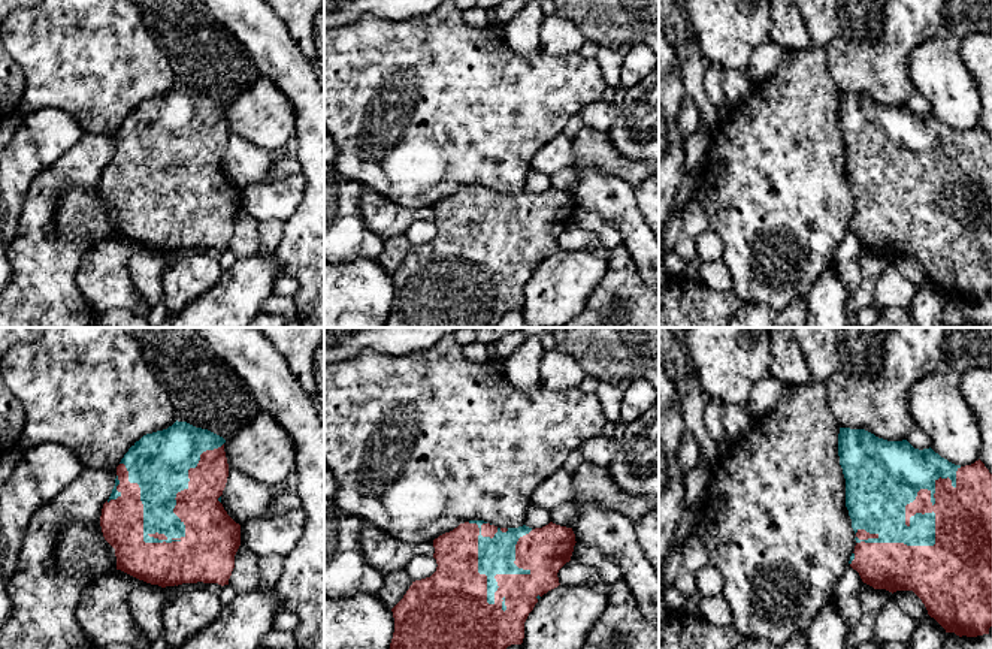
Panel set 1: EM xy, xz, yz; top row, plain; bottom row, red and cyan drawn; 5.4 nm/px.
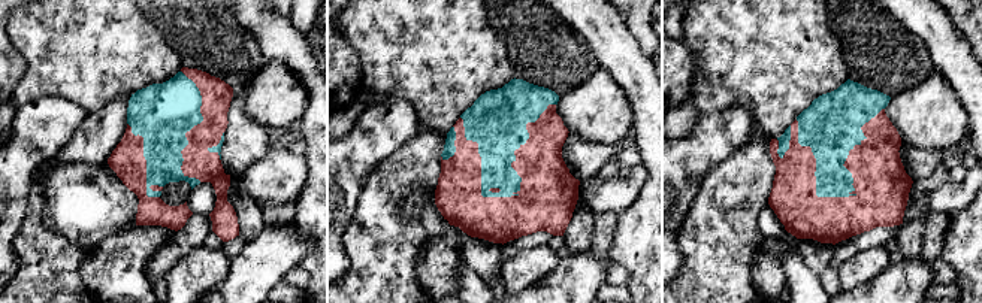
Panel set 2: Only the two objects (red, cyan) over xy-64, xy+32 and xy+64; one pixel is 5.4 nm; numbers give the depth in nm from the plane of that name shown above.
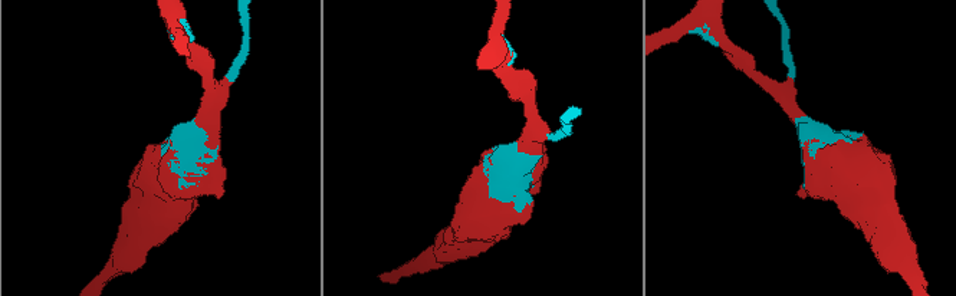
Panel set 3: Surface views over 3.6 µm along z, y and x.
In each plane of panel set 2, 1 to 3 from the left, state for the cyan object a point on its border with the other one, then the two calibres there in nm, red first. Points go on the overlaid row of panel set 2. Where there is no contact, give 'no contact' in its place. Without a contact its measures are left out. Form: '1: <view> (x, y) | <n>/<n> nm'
1: xy-64 (192, 129) | 170/320 nm
2: xy+32 (516, 158) | 300/320 nm
3: xy+64 (843, 164) | 300/320 nm

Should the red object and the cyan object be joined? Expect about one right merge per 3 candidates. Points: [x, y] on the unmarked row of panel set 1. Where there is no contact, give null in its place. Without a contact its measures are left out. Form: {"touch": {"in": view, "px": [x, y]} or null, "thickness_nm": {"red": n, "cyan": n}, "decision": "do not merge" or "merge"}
{"touch": {"in": "yz", "px": [922, 178]}, "thickness_nm": {"red": 300, "cyan": 320}, "decision": "merge"}

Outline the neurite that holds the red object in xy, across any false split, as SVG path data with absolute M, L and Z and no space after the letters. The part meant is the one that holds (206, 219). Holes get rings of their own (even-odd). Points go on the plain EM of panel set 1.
M176 85L128 114L100 181L103 202L115 214L117 235L161 253L197 247L229 250L241 190L221 169L229 142L224 108L208 94Z

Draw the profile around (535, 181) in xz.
M533 169L529 170L526 176L524 190L535 194L542 193L551 187L551 176L536 172Z

